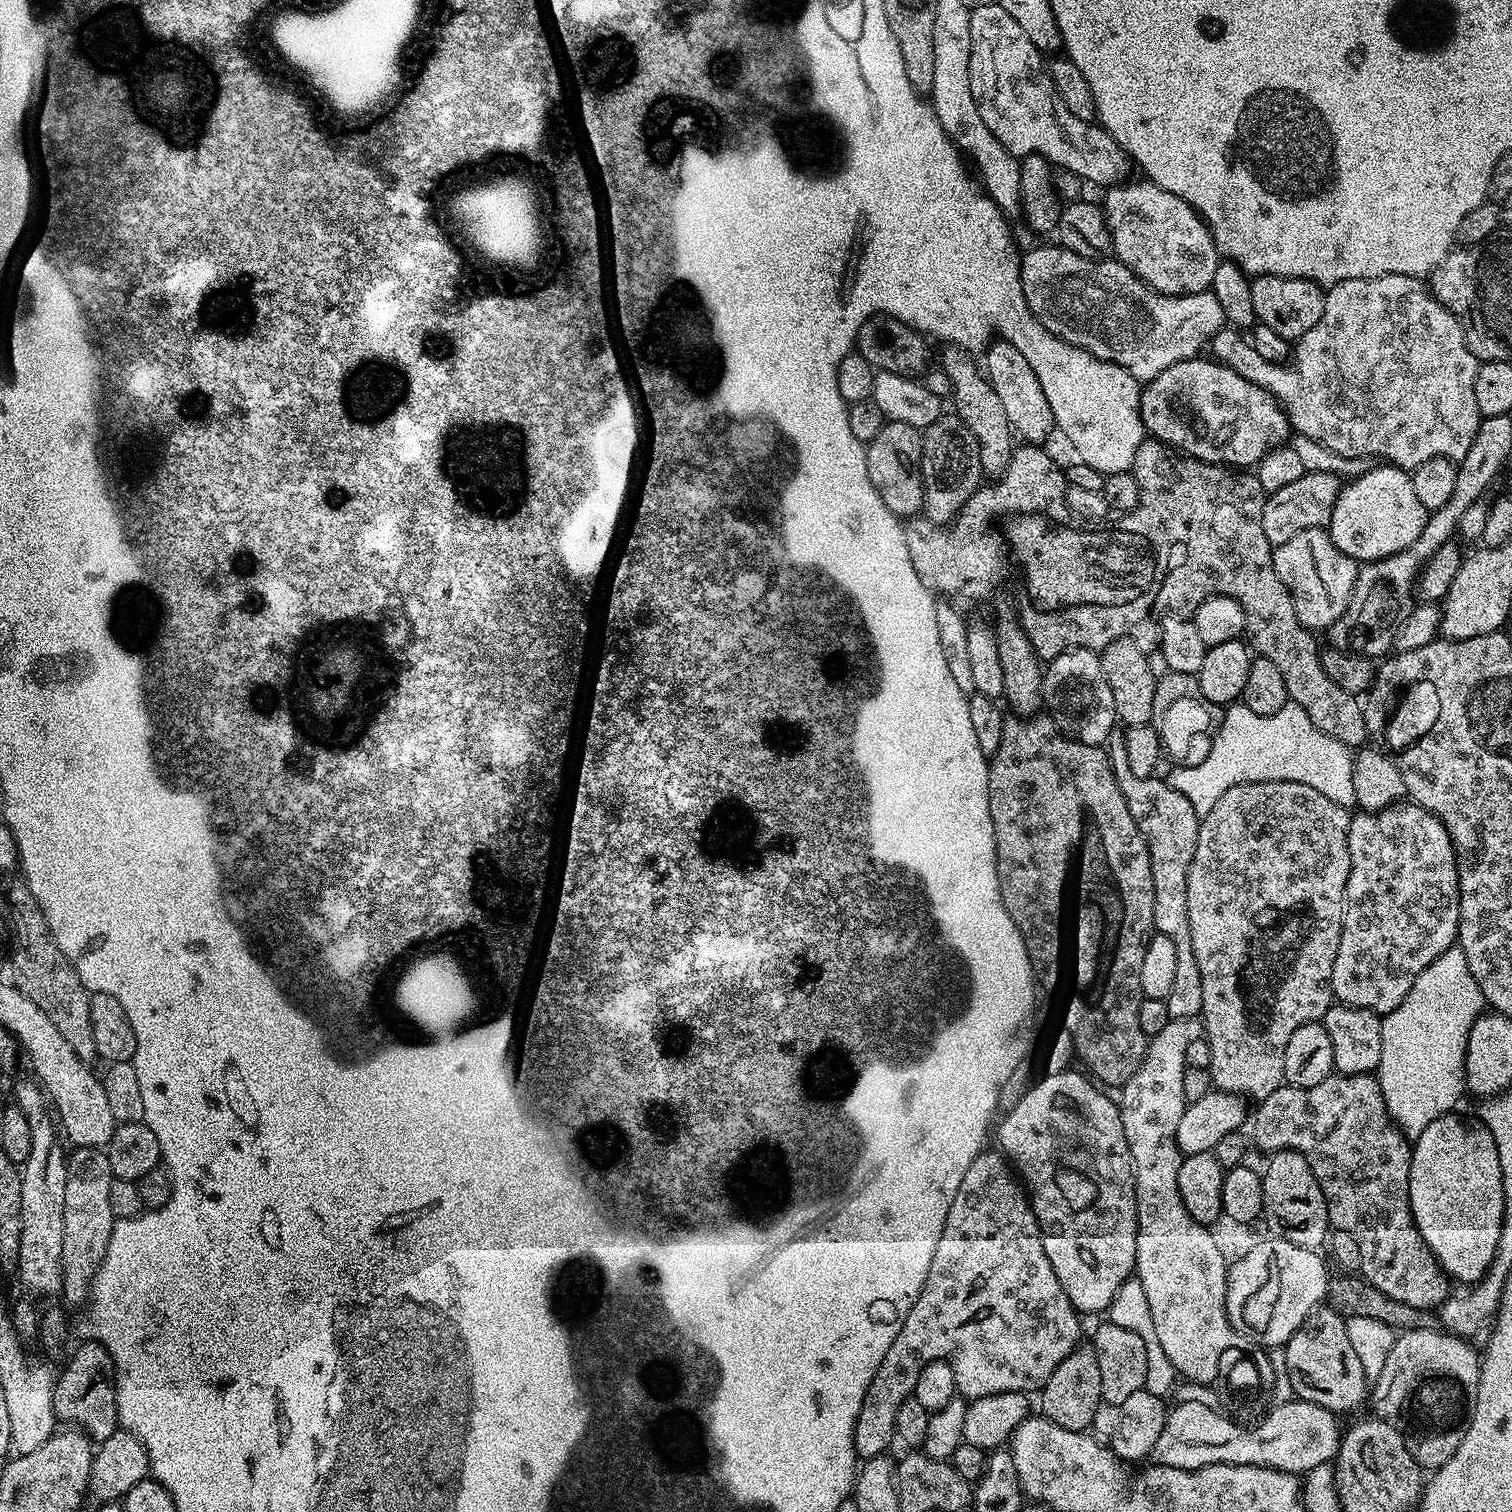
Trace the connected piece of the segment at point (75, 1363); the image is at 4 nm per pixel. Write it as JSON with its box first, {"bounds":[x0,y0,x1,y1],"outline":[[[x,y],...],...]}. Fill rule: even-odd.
{"bounds":[54,1339,121,1442],"outline":[[[85,1339],[63,1361],[64,1369],[59,1369],[56,1386],[54,1388],[54,1414],[61,1425],[71,1426],[79,1430],[93,1442],[99,1442],[110,1438],[121,1427],[118,1418],[118,1406],[116,1405],[116,1371],[112,1365],[110,1354],[96,1340]]]}

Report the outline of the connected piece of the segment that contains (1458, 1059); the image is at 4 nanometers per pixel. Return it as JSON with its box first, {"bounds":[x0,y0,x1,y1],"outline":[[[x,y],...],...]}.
{"bounds":[1374,946,1486,1138],"outline":[[[1458,946],[1447,948],[1426,968],[1422,970],[1422,974],[1418,974],[1418,978],[1414,978],[1414,986],[1410,986],[1410,990],[1406,994],[1406,998],[1402,998],[1402,1002],[1394,1010],[1383,1013],[1380,1025],[1382,1026],[1382,1058],[1380,1065],[1376,1067],[1374,1073],[1380,1082],[1382,1090],[1382,1098],[1386,1102],[1386,1110],[1391,1114],[1397,1128],[1409,1138],[1415,1138],[1422,1134],[1422,1130],[1426,1130],[1426,1126],[1430,1126],[1430,1122],[1434,1122],[1438,1118],[1449,1115],[1453,1111],[1452,1108],[1460,1100],[1460,1095],[1465,1095],[1466,1085],[1464,1082],[1464,1059],[1466,1058],[1466,1046],[1470,1038],[1470,1030],[1474,1026],[1474,1022],[1485,1011],[1486,1001],[1482,990],[1478,986],[1478,982],[1474,982],[1474,974],[1470,974],[1470,966],[1467,965],[1465,952]]]}

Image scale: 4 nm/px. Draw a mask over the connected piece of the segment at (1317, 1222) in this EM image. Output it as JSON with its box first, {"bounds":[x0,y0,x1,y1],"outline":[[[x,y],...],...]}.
{"bounds":[1262,1147,1330,1249],"outline":[[[1281,1147],[1281,1152],[1276,1152],[1268,1160],[1268,1165],[1262,1168],[1262,1190],[1264,1191],[1264,1215],[1262,1217],[1262,1224],[1269,1228],[1269,1233],[1272,1236],[1282,1238],[1286,1242],[1294,1242],[1294,1246],[1302,1246],[1303,1248],[1319,1249],[1320,1243],[1327,1241],[1330,1236],[1330,1221],[1328,1218],[1328,1207],[1326,1206],[1326,1198],[1322,1194],[1322,1186],[1318,1186],[1318,1178],[1314,1178],[1314,1170],[1310,1170],[1310,1162],[1306,1162],[1306,1158],[1302,1153],[1296,1152],[1290,1147]]]}

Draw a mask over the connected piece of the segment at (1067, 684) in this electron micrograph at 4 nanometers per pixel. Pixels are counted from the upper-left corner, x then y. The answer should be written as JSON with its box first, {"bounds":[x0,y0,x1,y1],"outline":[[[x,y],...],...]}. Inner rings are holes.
{"bounds":[1043,648,1118,745],"outline":[[[1069,648],[1050,660],[1044,668],[1043,707],[1056,715],[1059,731],[1078,744],[1107,745],[1112,727],[1118,724],[1114,694],[1102,674],[1099,655],[1090,648]]]}

